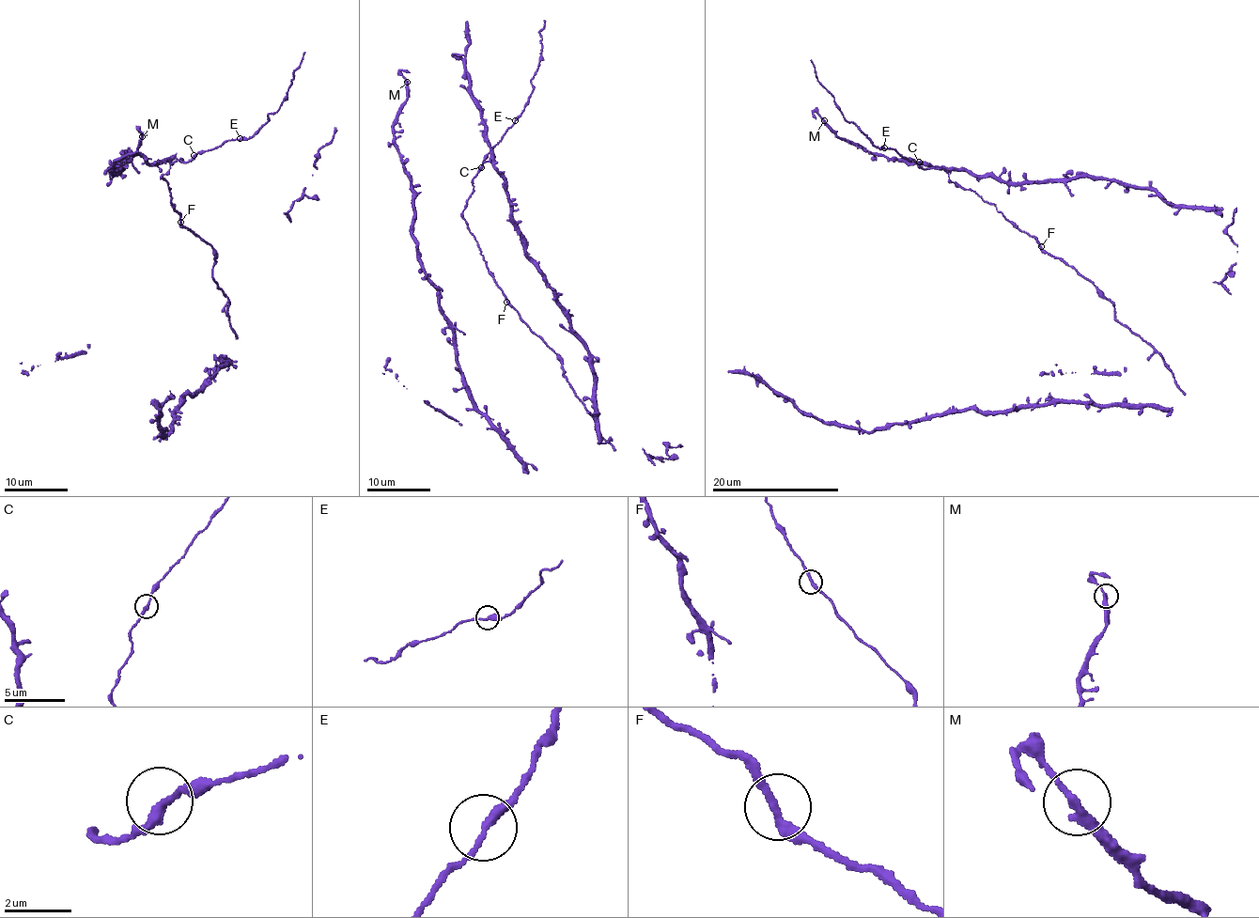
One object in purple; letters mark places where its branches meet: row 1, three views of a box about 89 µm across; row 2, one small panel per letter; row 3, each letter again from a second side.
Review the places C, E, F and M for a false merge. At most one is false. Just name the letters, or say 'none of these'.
none of these

